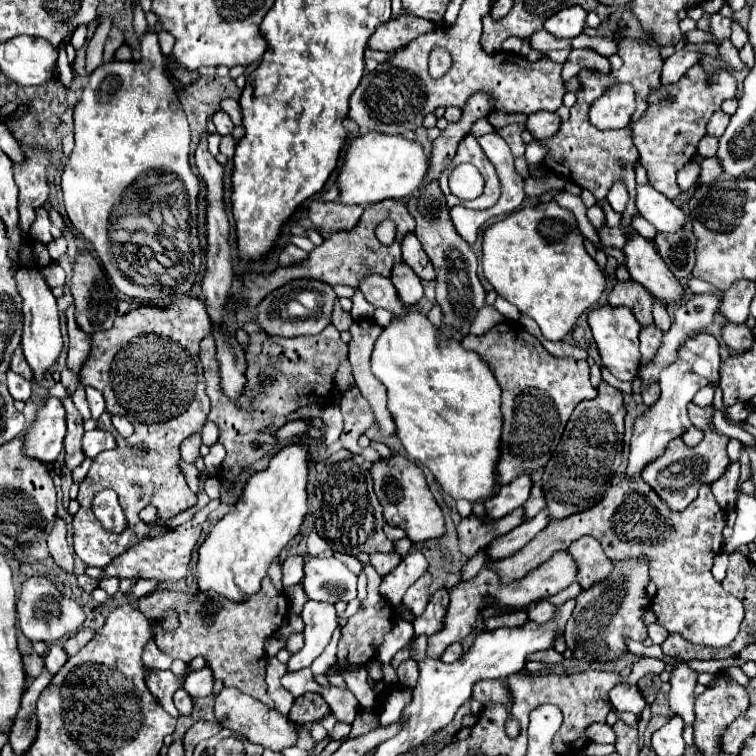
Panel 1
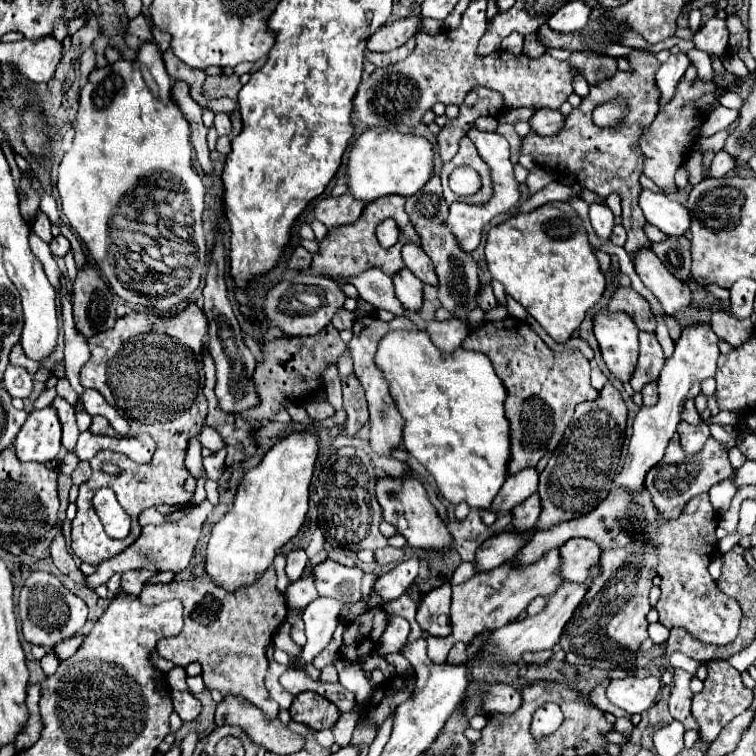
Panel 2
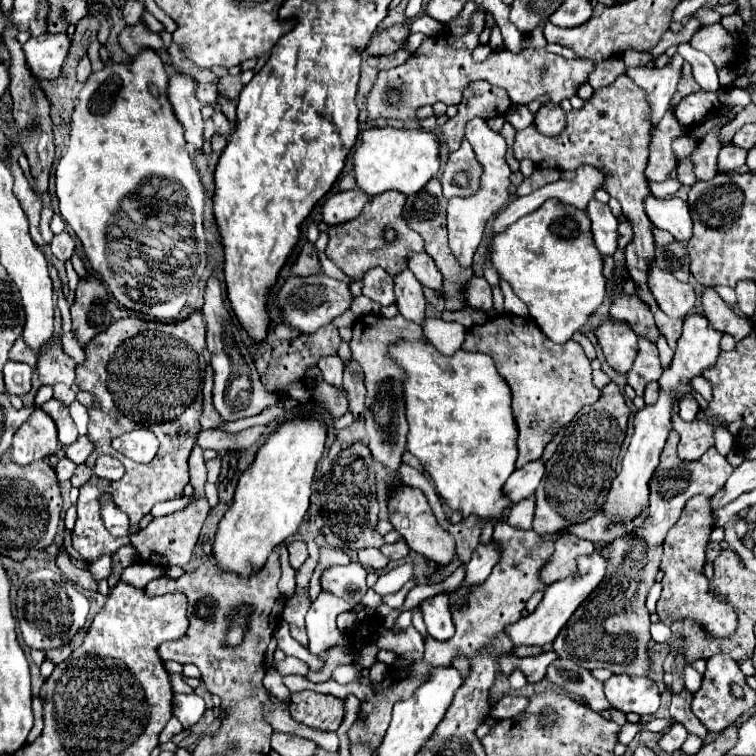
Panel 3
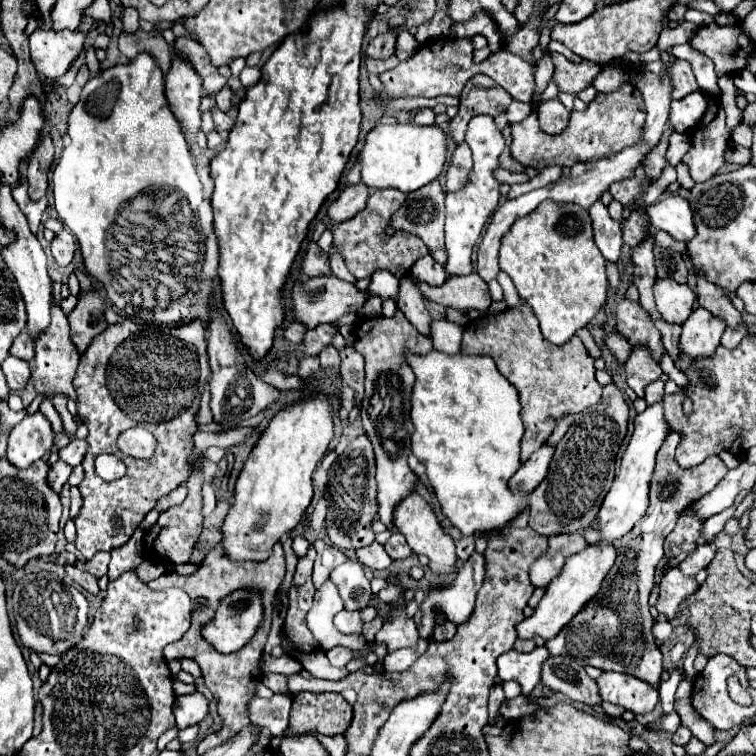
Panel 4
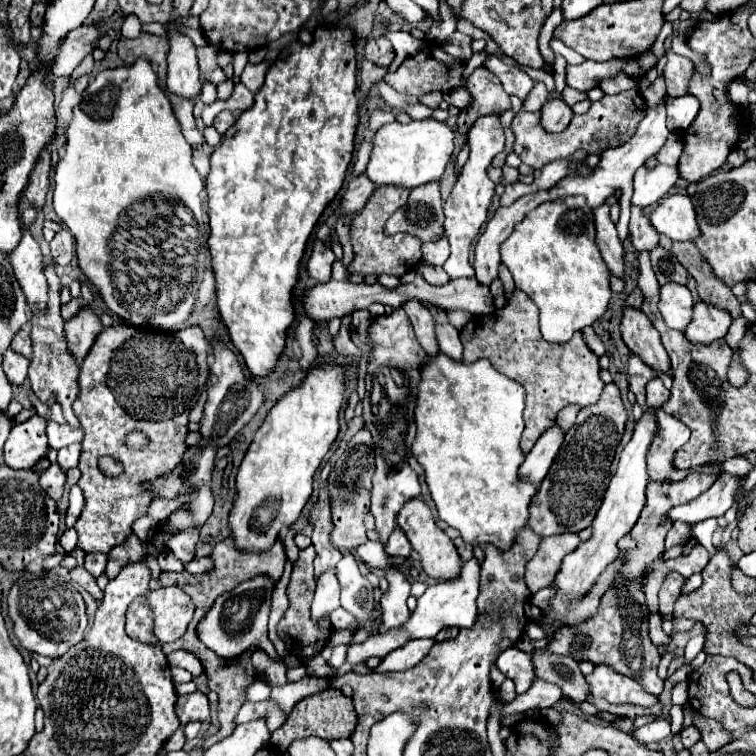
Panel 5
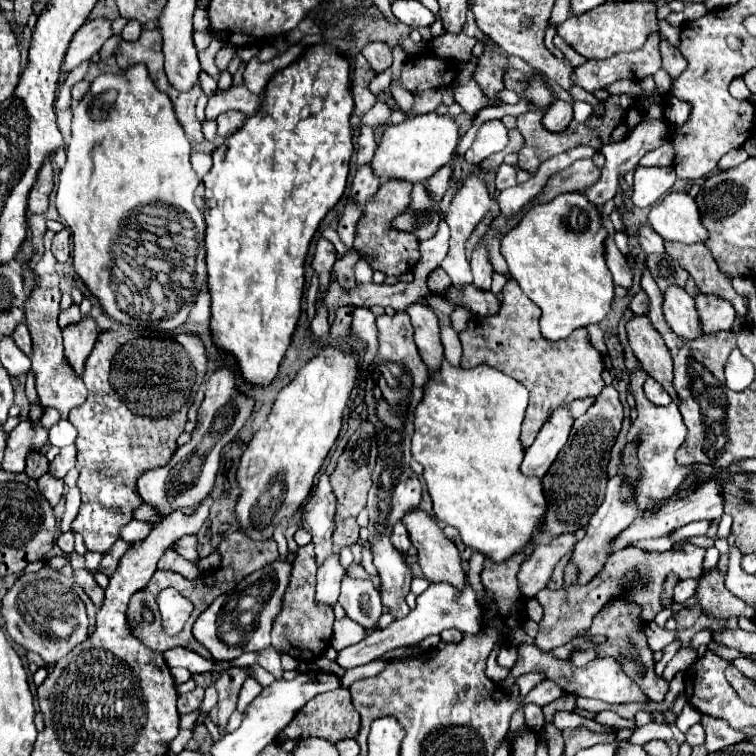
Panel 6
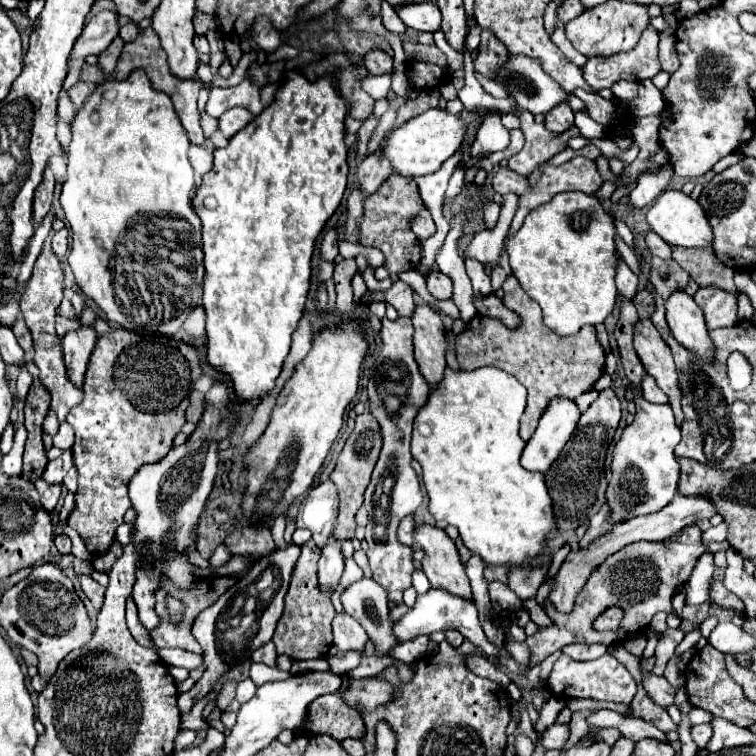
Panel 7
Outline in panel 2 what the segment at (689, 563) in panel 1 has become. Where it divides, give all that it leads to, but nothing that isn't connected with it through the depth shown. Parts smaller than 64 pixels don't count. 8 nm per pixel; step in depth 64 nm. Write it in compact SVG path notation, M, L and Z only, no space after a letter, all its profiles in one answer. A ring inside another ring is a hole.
M644 486L644 492L636 492L636 496L628 496L622 488L614 488L606 500L598 504L588 516L580 516L576 520L566 520L564 524L556 524L544 532L536 532L532 540L518 552L516 566L532 564L544 556L544 552L552 548L560 548L570 538L590 538L602 550L624 548L628 544L652 544L658 554L658 576L660 576L661 596L656 604L660 614L660 624L666 628L684 628L692 638L704 644L730 644L742 620L740 604L720 592L718 584L712 580L708 572L708 564L712 554L718 550L718 512L710 504L710 494L698 494L692 498L682 514L676 520L660 520L660 512L652 504L650 492Z

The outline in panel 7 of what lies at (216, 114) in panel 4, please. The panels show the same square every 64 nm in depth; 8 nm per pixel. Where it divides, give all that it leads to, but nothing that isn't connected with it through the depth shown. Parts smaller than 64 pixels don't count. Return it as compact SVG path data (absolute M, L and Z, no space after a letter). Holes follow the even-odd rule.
M232 108L228 112L224 112L218 120L218 130L226 136L232 138L238 130L242 130L248 122L252 120L252 114L246 108Z

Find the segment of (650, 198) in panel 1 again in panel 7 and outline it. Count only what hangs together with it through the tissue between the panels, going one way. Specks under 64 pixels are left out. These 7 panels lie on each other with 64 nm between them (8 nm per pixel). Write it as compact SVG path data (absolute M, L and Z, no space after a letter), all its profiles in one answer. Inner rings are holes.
M666 190L662 196L658 196L656 202L650 206L646 218L650 228L668 244L676 244L684 248L706 248L712 244L714 234L710 230L702 206L682 190Z

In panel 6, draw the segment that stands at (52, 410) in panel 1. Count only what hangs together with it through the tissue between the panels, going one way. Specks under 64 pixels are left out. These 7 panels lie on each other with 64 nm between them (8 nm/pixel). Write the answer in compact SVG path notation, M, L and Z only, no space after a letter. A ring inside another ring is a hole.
M22 420L10 434L8 434L8 444L6 444L6 454L2 468L8 472L22 472L26 468L26 458L28 454L48 442L48 432L42 426L42 422L34 420Z

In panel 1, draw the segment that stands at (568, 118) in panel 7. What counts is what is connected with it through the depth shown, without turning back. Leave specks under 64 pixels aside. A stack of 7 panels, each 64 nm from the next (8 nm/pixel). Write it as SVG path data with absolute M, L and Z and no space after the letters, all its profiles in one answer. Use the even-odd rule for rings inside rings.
M534 112L532 116L528 116L526 120L526 130L536 138L536 140L544 140L550 138L558 132L560 128L560 118L558 114L552 112Z

